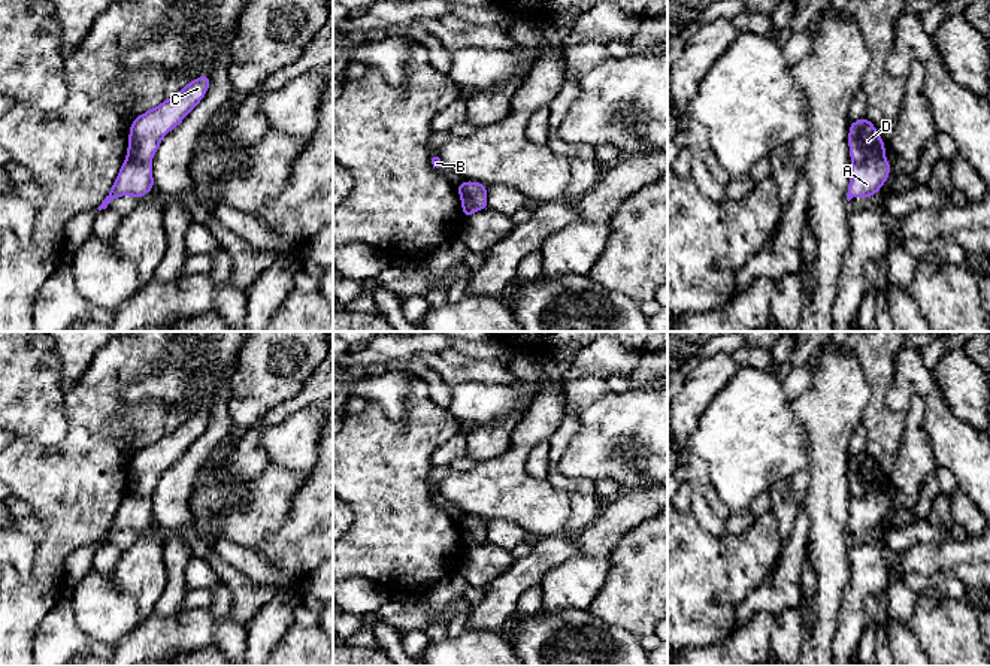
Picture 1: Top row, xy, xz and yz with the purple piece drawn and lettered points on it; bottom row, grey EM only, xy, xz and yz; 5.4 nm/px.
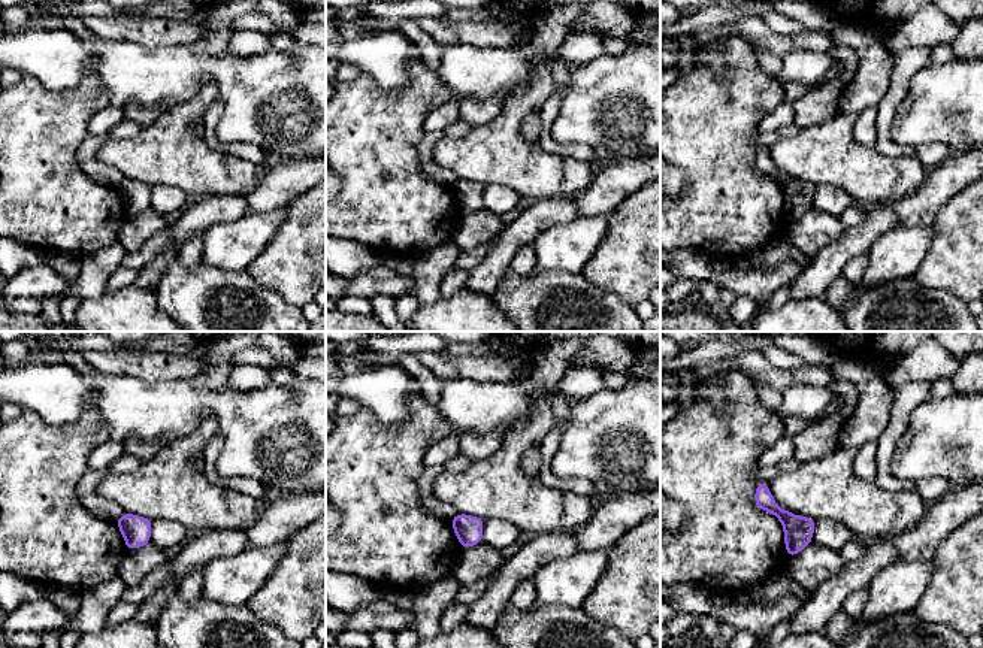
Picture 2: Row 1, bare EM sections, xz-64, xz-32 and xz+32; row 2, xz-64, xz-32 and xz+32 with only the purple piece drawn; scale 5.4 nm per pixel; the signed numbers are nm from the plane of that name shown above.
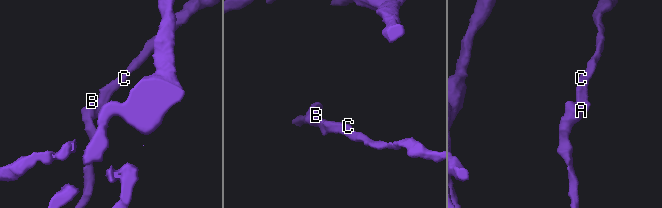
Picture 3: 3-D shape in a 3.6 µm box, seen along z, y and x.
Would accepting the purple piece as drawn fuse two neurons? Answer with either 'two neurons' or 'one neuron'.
two neurons

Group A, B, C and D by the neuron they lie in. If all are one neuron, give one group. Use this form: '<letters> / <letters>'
A B / C D

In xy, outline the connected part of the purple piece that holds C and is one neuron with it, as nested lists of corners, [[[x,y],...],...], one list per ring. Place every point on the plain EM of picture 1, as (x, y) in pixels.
[[[200,409],[170,433],[136,451],[130,460],[127,491],[151,497],[164,470],[202,436],[209,418],[211,411]]]

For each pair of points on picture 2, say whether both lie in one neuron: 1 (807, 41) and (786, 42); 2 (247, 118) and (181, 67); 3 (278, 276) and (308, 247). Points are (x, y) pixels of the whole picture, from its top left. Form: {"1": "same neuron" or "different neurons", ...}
{"1": "same neuron", "2": "same neuron", "3": "same neuron"}

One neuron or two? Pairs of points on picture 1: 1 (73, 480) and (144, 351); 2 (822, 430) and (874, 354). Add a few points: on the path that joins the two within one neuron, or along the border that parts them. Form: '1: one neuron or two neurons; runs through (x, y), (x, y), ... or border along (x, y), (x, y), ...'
1: one neuron; runs through (84, 445), (88, 406), (109, 375)
2: two neurons; border along (841, 347), (857, 359), (869, 386), (869, 403)

